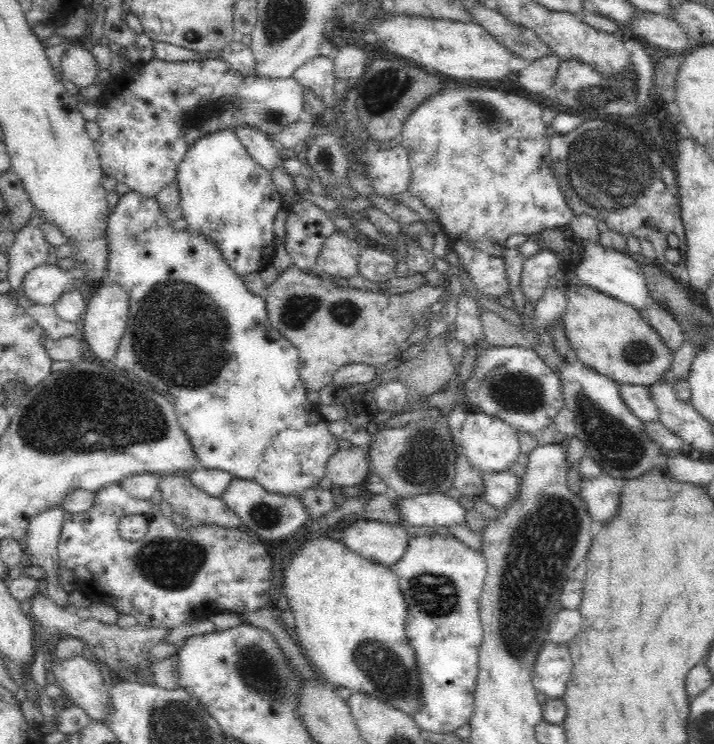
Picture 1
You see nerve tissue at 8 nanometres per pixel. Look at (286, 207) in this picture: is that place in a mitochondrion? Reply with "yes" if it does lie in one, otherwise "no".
no

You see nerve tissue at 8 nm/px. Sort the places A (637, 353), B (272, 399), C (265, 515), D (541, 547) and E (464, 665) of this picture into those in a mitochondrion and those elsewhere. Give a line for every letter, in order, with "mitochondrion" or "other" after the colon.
A: mitochondrion
B: other
C: mitochondrion
D: mitochondrion
E: other

